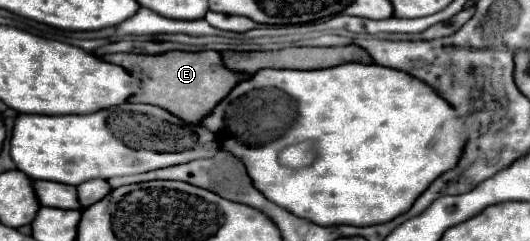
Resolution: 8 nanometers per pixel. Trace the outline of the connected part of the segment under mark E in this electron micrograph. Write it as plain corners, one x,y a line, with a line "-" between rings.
169,51
161,55
137,55
137,53
115,53
103,57
109,63
121,65
129,73
141,77
141,89
129,101
133,103
153,103
169,113
181,117
187,123
201,123
215,105
229,95
229,91
243,79
249,79
249,73
237,73
223,65
223,57
217,51
201,53
183,53

